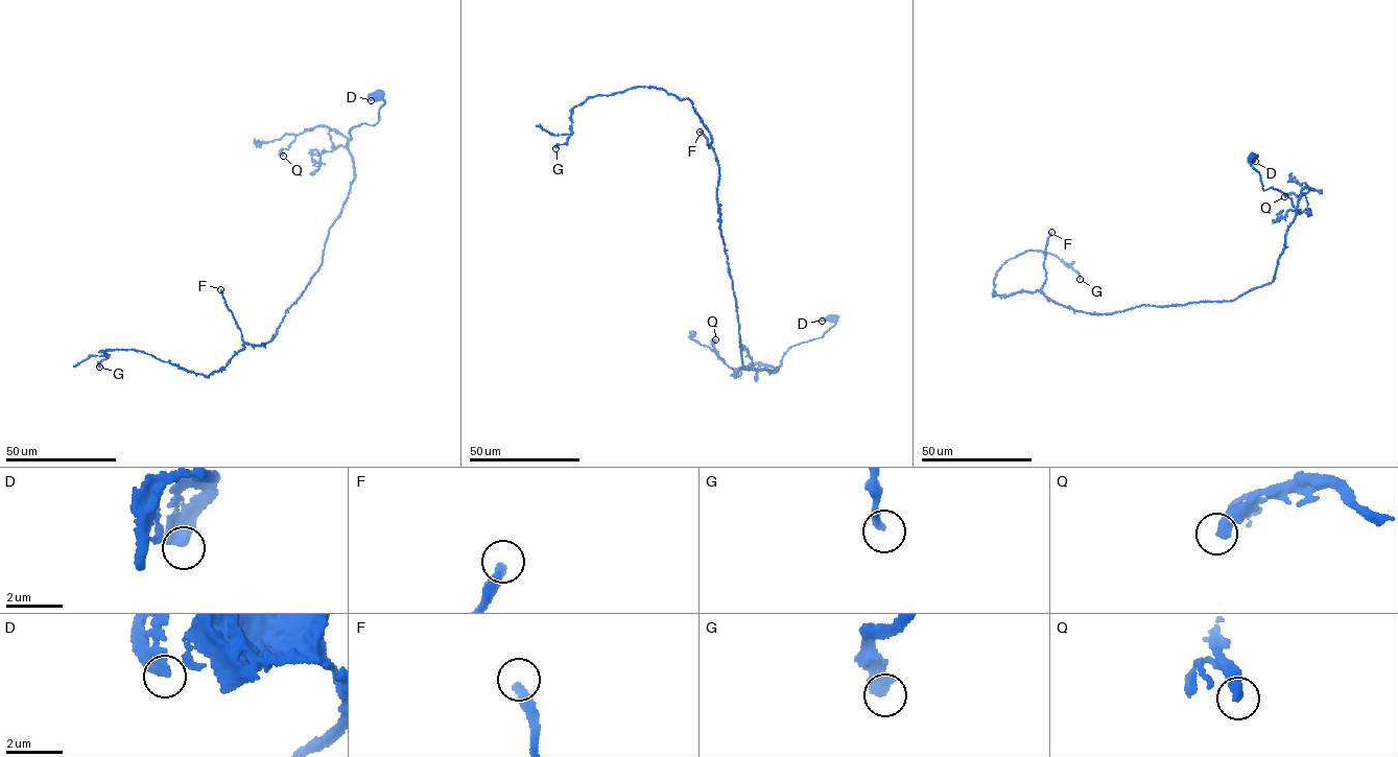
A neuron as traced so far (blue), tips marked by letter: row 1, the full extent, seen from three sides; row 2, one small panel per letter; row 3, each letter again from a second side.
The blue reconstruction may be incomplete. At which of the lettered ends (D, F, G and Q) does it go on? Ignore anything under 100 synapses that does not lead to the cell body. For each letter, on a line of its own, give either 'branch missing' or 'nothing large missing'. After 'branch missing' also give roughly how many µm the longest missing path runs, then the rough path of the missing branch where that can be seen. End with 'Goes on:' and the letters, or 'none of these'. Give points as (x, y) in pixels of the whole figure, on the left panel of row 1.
D: nothing large missing
F: branch missing | 130 µm | (220, 289), (221, 255), (199, 232), (210, 164), (183, 145), (192, 125), (205, 125), (215, 133), (208, 133)
G: nothing large missing
Q: nothing large missing
Goes on: F

